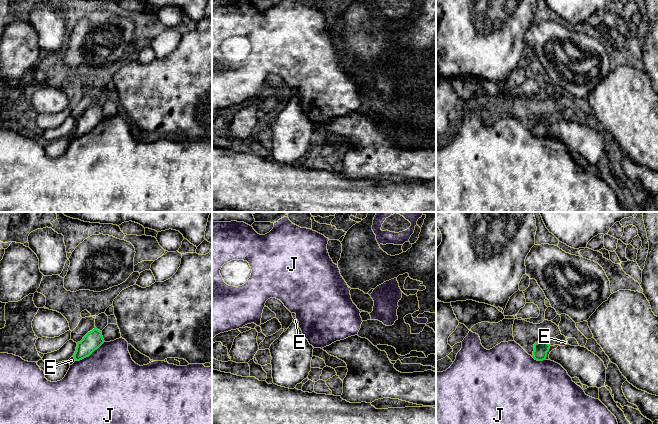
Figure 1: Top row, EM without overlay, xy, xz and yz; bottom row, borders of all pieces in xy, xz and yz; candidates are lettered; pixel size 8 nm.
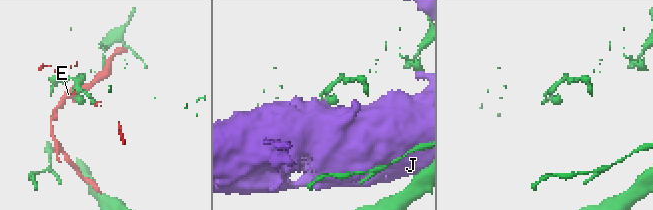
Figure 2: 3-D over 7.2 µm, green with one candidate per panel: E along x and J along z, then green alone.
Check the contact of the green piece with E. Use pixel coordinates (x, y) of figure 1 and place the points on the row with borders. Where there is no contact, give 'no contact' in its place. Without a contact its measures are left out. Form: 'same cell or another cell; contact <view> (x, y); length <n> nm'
another cell; contact yz (547, 351); length 110 nm

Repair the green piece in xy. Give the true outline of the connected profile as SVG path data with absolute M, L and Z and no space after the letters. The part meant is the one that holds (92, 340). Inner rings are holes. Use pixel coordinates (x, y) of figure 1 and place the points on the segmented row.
M95 327L92 331L88 332L80 342L77 343L76 351L73 355L75 361L80 361L89 357L104 342L102 331Z

